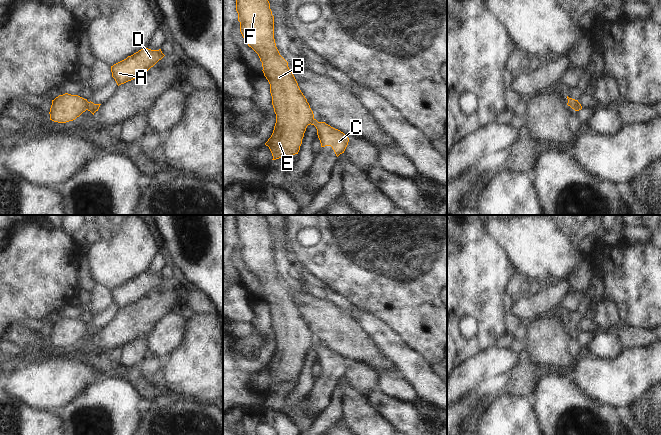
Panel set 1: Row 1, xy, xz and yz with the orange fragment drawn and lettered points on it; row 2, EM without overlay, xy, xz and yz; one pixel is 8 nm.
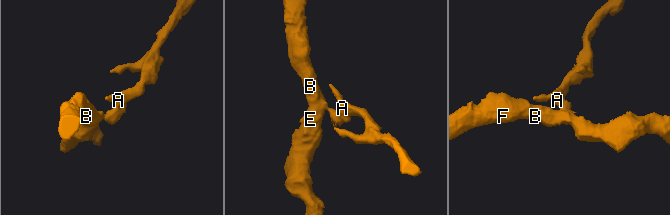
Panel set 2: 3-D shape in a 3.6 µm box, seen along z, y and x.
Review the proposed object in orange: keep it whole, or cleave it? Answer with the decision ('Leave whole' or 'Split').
Split.

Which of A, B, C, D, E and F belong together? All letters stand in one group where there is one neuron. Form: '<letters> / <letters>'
A C D / B E F

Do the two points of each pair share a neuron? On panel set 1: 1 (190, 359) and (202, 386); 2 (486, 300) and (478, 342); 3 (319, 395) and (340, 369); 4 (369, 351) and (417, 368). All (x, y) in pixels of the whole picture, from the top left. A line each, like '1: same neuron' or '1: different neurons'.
1: same neuron
2: same neuron
3: same neuron
4: different neurons

